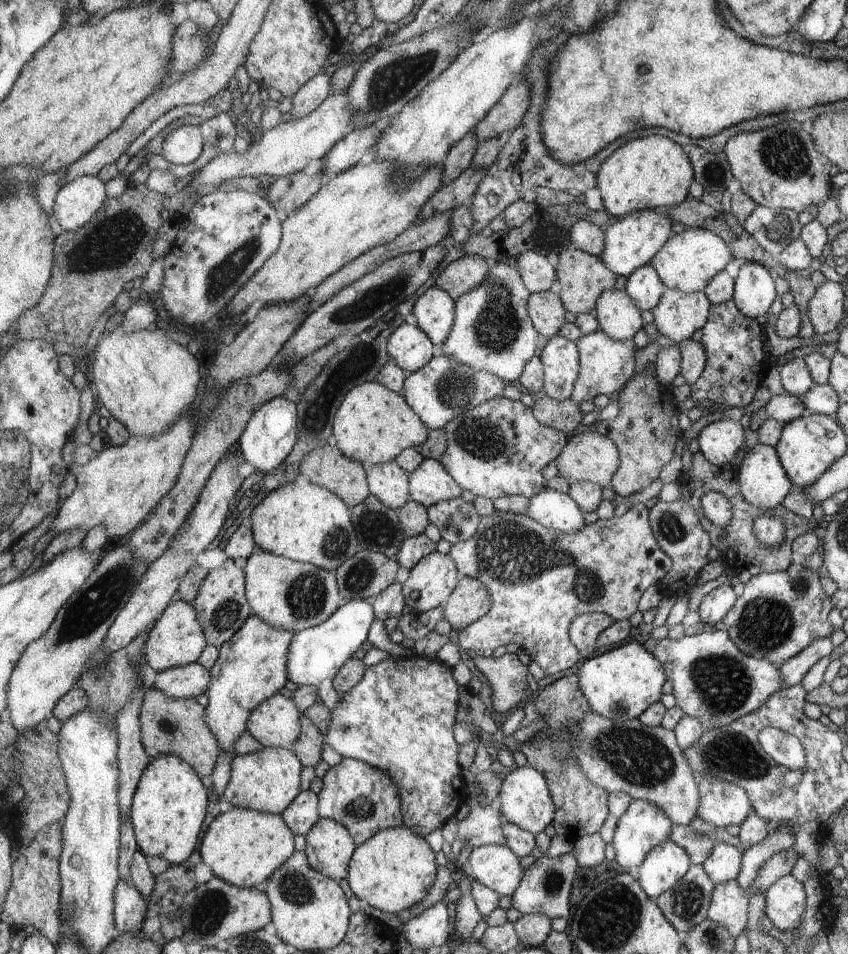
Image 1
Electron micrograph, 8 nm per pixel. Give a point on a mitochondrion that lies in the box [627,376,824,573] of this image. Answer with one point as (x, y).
(670, 528)

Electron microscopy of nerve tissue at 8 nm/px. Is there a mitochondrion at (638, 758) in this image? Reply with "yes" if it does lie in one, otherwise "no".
yes

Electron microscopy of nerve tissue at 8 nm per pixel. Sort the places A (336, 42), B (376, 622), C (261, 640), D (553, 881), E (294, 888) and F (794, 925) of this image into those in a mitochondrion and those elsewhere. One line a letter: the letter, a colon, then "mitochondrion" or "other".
A: other
B: other
C: other
D: mitochondrion
E: mitochondrion
F: other

